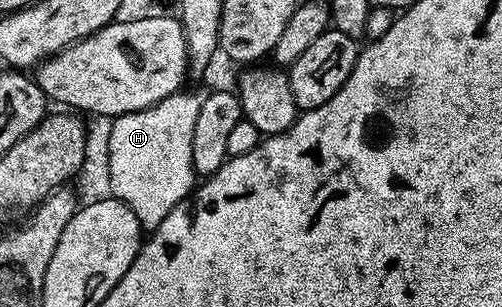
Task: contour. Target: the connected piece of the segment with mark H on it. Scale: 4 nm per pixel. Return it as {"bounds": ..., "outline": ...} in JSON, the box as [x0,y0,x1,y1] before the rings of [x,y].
{"bounds":[109,91,203,231],"outline":[[[180,91],[173,96],[167,96],[155,105],[141,111],[126,113],[113,120],[109,139],[112,193],[133,211],[145,231],[154,231],[164,221],[165,216],[169,215],[169,211],[190,196],[194,190],[197,174],[192,165],[193,132],[203,98],[202,94]]]}

